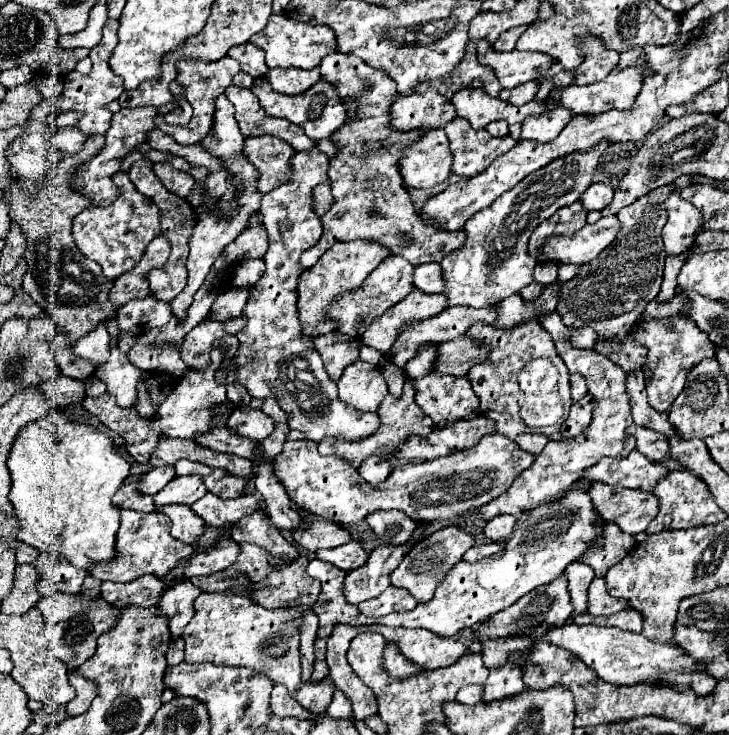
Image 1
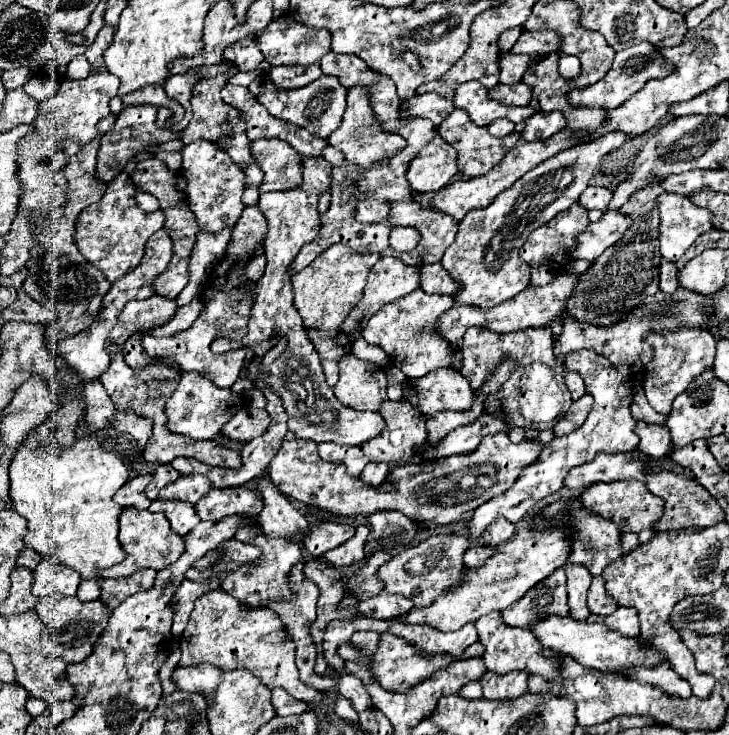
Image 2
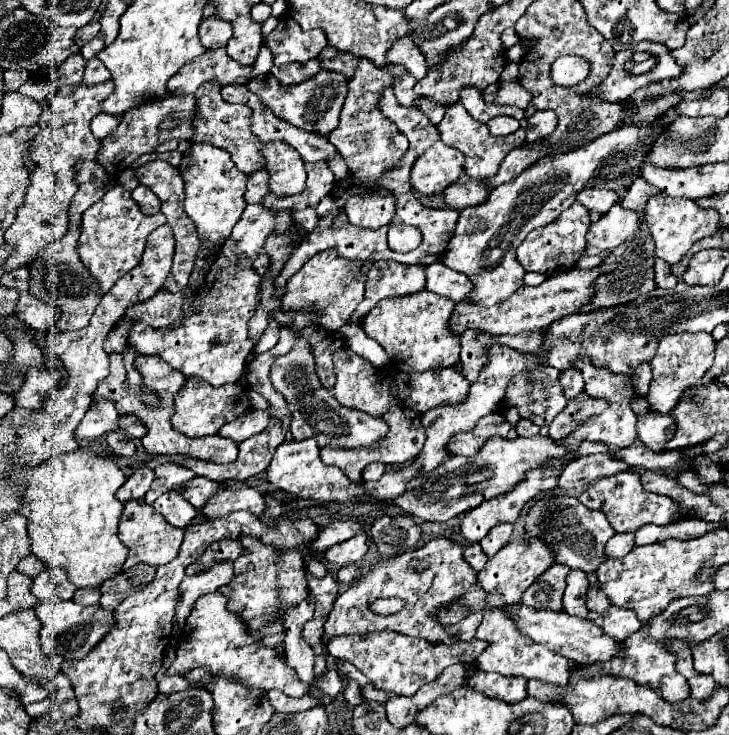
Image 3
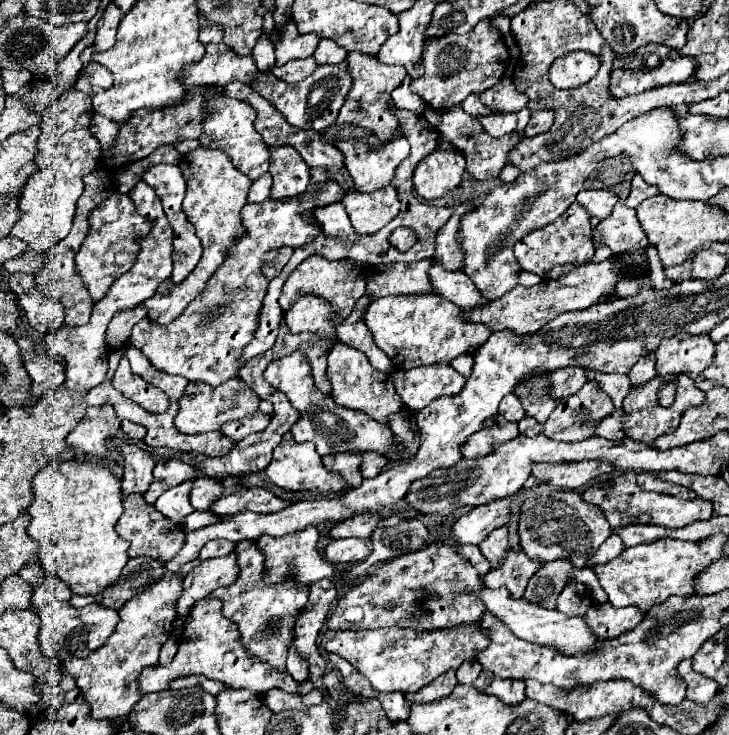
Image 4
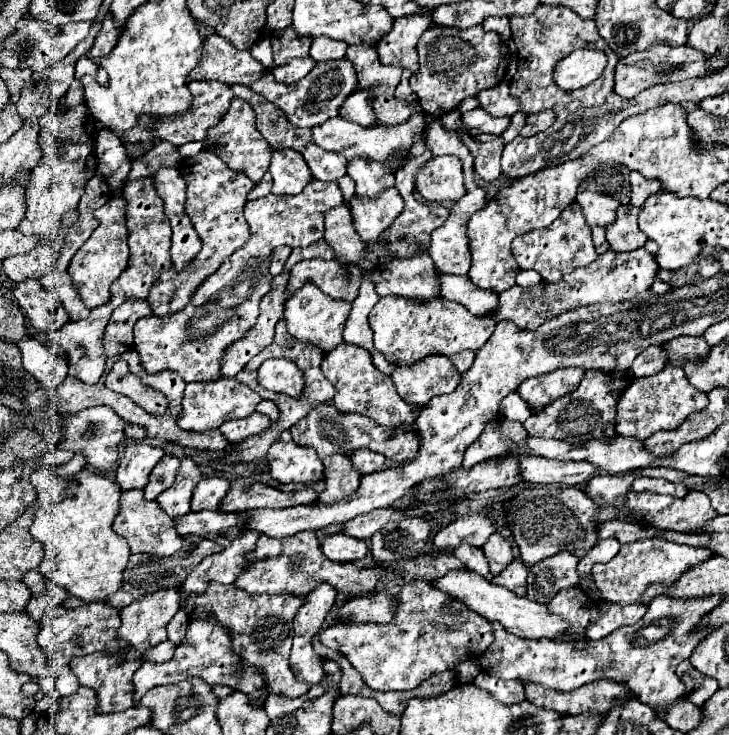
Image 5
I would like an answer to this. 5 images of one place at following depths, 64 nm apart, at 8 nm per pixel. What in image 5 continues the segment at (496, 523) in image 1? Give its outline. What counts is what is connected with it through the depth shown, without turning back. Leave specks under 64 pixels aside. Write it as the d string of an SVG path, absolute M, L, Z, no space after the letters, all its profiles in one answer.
M492 534L488 538L488 542L482 546L482 550L490 562L490 574L492 576L500 576L514 560L510 544L500 534Z

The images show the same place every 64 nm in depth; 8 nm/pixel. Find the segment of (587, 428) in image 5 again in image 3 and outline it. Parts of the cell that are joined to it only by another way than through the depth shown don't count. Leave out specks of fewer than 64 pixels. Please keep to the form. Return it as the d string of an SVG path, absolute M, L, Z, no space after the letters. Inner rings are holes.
M580 392L574 400L566 404L566 408L552 420L548 426L548 436L552 440L564 440L568 438L578 426L592 420L594 416L602 414L608 408L608 402L602 398L592 398L586 392ZM522 418L516 424L516 432L518 432L518 436L536 436L538 434L538 426L530 418Z

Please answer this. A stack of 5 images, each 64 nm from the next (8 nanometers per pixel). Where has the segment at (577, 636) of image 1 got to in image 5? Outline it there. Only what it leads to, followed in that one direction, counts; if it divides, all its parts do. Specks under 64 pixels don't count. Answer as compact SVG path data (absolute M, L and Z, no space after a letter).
M456 568L456 570L448 570L448 574L434 578L430 582L434 588L438 588L440 592L458 598L460 602L464 602L470 610L478 612L480 616L484 616L490 622L500 622L508 632L522 636L522 638L552 638L558 640L562 638L562 632L566 632L566 622L554 614L548 612L548 608L544 604L538 604L530 598L522 598L516 596L514 592L510 592L508 588L502 588L498 584L492 584L488 578L480 576L474 570L468 568Z

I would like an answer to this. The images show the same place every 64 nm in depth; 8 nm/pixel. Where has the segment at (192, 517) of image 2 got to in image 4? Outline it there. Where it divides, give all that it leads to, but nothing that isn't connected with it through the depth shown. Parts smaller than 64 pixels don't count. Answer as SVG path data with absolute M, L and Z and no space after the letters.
M196 478L192 480L184 480L182 484L178 484L176 488L170 488L168 492L160 494L156 500L156 508L168 516L174 524L180 524L190 512L194 512L194 508L190 506L190 490Z

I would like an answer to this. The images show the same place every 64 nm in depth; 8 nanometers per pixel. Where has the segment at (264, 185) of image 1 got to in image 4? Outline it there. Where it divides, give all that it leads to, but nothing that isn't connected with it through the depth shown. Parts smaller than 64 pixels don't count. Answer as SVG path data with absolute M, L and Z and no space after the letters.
M278 146L270 150L270 174L272 174L272 198L286 198L304 192L310 184L310 168L302 156L290 146Z

